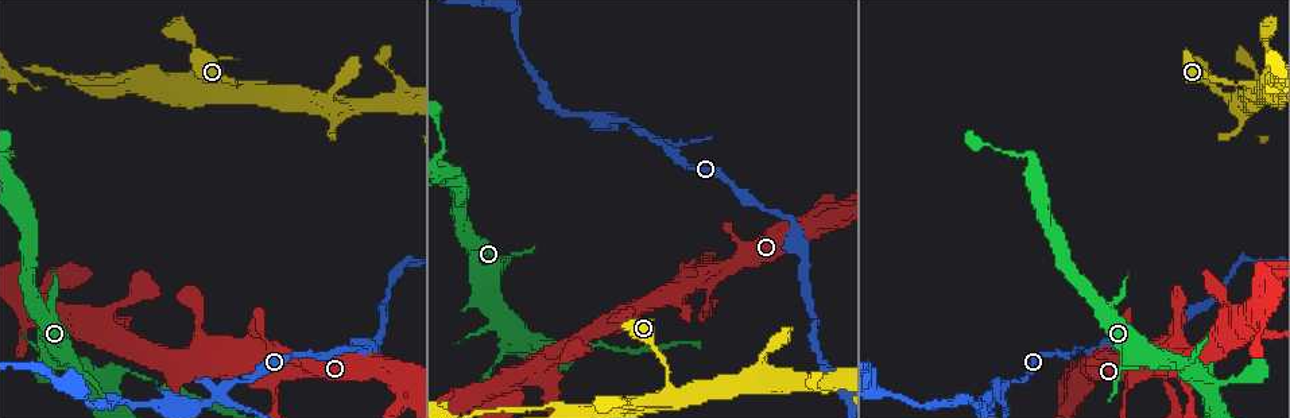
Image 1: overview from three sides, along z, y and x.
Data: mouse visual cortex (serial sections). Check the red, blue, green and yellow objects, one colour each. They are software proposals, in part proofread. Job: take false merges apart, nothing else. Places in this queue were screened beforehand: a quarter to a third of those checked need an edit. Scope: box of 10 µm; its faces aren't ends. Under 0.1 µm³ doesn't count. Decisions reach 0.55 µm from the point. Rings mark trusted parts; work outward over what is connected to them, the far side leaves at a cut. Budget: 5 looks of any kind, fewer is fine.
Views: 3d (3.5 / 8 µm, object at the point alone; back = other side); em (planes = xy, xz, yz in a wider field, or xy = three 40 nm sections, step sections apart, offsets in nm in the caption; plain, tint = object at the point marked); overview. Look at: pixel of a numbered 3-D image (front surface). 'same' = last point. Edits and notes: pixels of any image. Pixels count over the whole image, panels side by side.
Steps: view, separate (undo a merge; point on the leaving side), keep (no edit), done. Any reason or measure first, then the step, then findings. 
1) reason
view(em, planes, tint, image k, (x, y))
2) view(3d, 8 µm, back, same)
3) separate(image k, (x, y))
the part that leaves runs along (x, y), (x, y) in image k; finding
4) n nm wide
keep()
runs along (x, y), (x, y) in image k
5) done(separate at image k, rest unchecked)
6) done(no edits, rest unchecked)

branch point
view(3d, 3.5 µm, back, image 1, (227, 383))

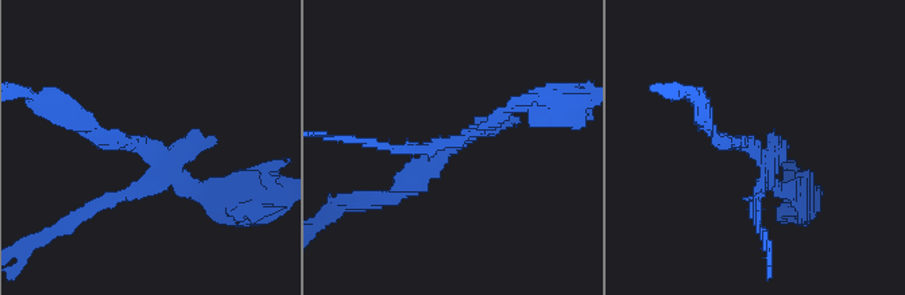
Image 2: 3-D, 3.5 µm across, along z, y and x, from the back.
view(em, planes, tint, image 2, (450, 151))

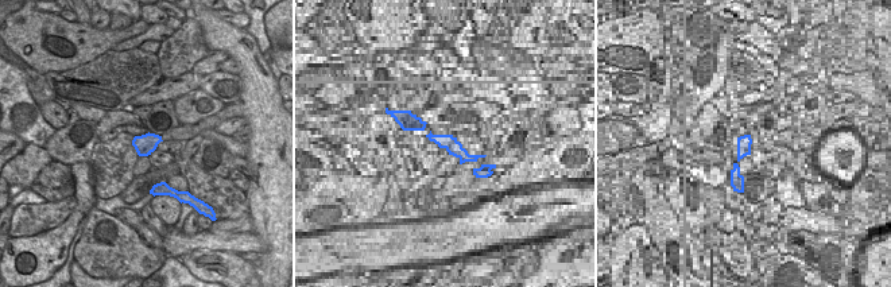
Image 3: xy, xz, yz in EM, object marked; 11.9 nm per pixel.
separate(image 2, (105, 204))
the part that leaves runs along (147, 183), (69, 229), (43, 229) in image 2; two cells meet here

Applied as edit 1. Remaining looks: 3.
view(overview)

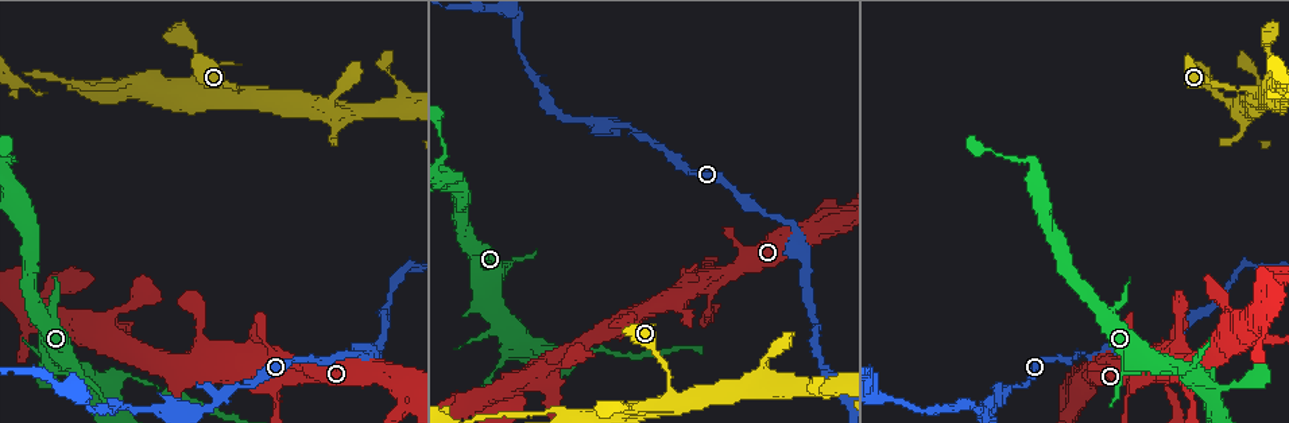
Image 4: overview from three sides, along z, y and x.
thin neck
view(em, xy, step 2, tint, image 4, (156, 387))

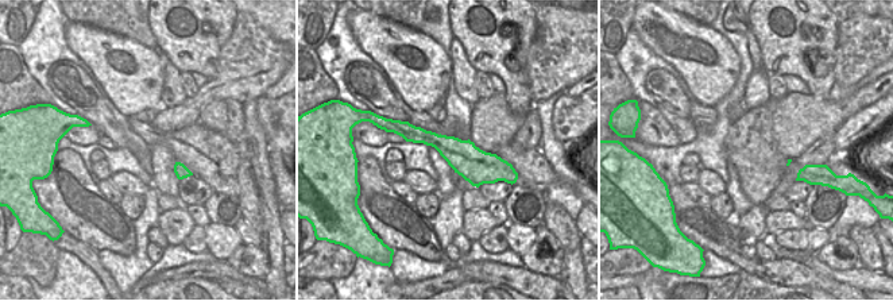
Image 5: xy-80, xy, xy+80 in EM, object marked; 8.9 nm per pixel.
view(3d, 3.5 µm, same)

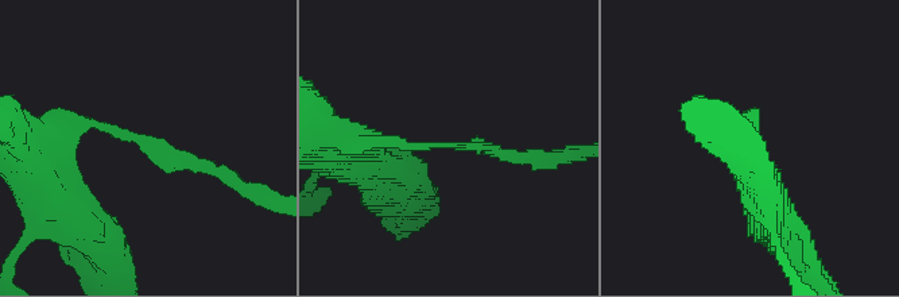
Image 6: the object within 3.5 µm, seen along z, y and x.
arms of 150, 150 nm
keep()
runs along (61, 130), (95, 122), (223, 176) in image 6; continuous, no second cell

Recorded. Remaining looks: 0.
done(separate at image 2, rest unchecked)

